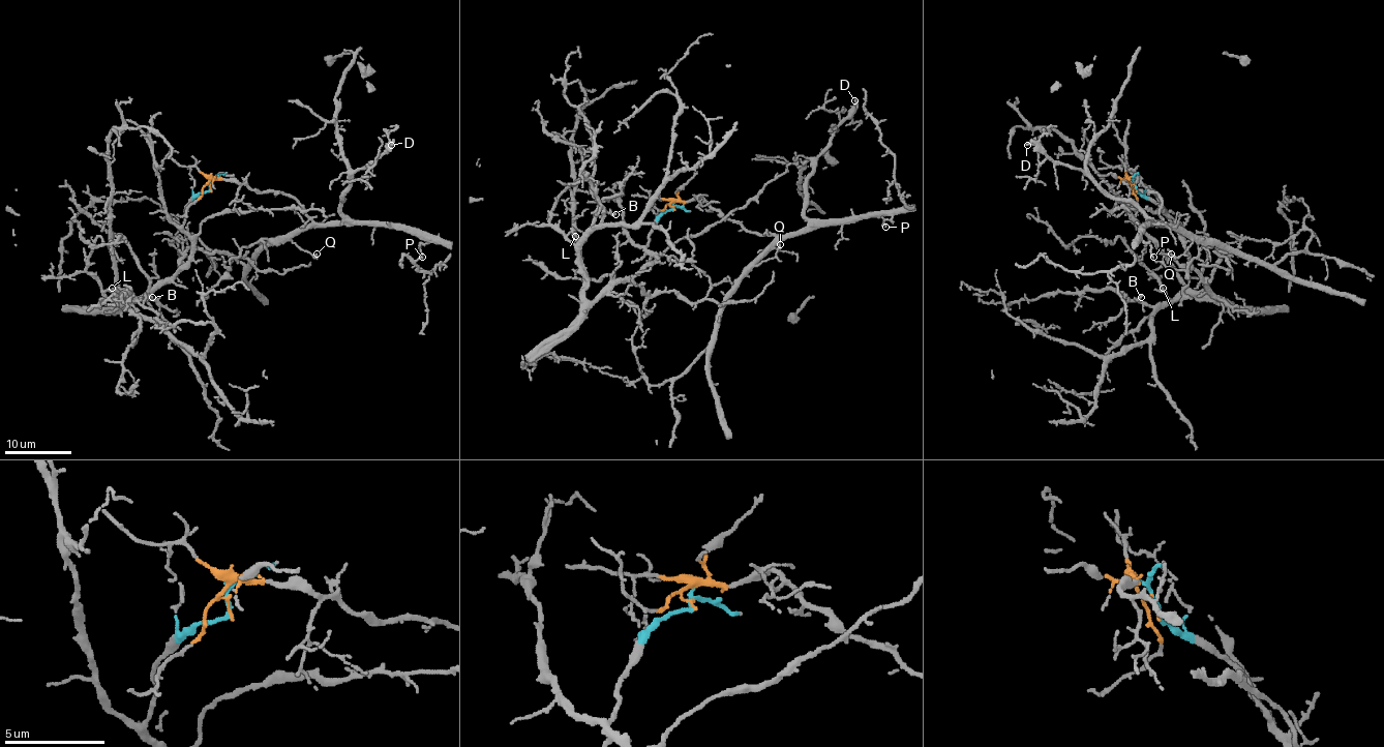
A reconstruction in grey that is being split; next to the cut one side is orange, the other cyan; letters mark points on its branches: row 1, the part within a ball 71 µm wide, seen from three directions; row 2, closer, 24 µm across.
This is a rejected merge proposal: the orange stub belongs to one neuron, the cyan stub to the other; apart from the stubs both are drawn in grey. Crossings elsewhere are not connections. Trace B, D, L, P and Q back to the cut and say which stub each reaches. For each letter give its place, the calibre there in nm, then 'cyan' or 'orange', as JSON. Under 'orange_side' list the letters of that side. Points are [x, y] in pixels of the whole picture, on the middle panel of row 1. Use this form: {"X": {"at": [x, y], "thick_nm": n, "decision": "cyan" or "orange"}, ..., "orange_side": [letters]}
{"B": {"at": [615, 214], "thick_nm": 160, "decision": "cyan"}, "D": {"at": [854, 100], "thick_nm": 130, "decision": "orange"}, "L": {"at": [575, 236], "thick_nm": 130, "decision": "cyan"}, "P": {"at": [885, 227], "thick_nm": 140, "decision": "orange"}, "Q": {"at": [780, 244], "thick_nm": 160, "decision": "orange"}, "orange_side": ["D", "P", "Q"]}

